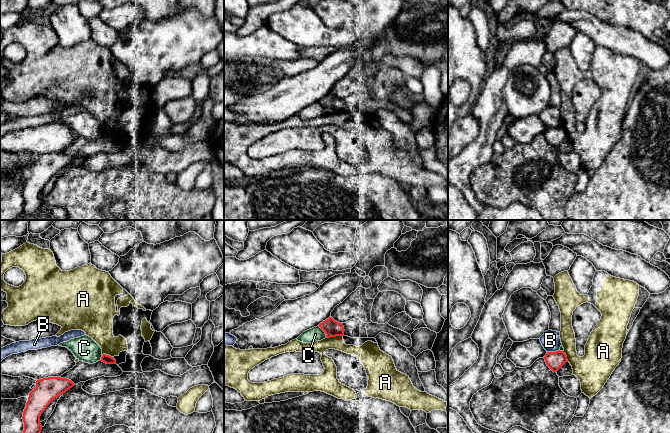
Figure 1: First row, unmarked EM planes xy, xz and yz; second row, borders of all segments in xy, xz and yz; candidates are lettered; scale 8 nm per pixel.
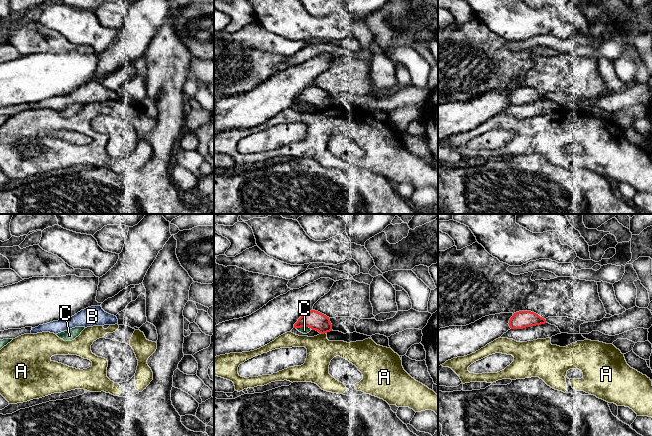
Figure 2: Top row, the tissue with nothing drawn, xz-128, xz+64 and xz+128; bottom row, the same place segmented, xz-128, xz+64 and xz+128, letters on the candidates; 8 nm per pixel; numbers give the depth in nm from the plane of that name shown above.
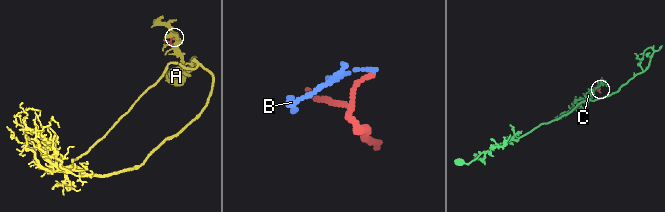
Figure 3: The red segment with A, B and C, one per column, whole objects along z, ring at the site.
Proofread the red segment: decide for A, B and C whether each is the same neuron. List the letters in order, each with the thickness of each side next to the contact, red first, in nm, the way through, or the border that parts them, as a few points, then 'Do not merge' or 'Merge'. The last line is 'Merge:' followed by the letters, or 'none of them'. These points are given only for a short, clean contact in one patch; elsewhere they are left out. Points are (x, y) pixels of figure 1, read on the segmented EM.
A: Thickness 140 nm (red) against 110 nm. Boundary: xz (342, 335), (326, 337). Do not merge
B: Thickness 140 nm (red) against 160 nm. Boundary: yz (559, 350), (547, 352). Do not merge
C: Thickness 140 nm (red) against 110 nm. Boundary: xz (318, 326), (326, 336). Do not merge
Merge: none of them

